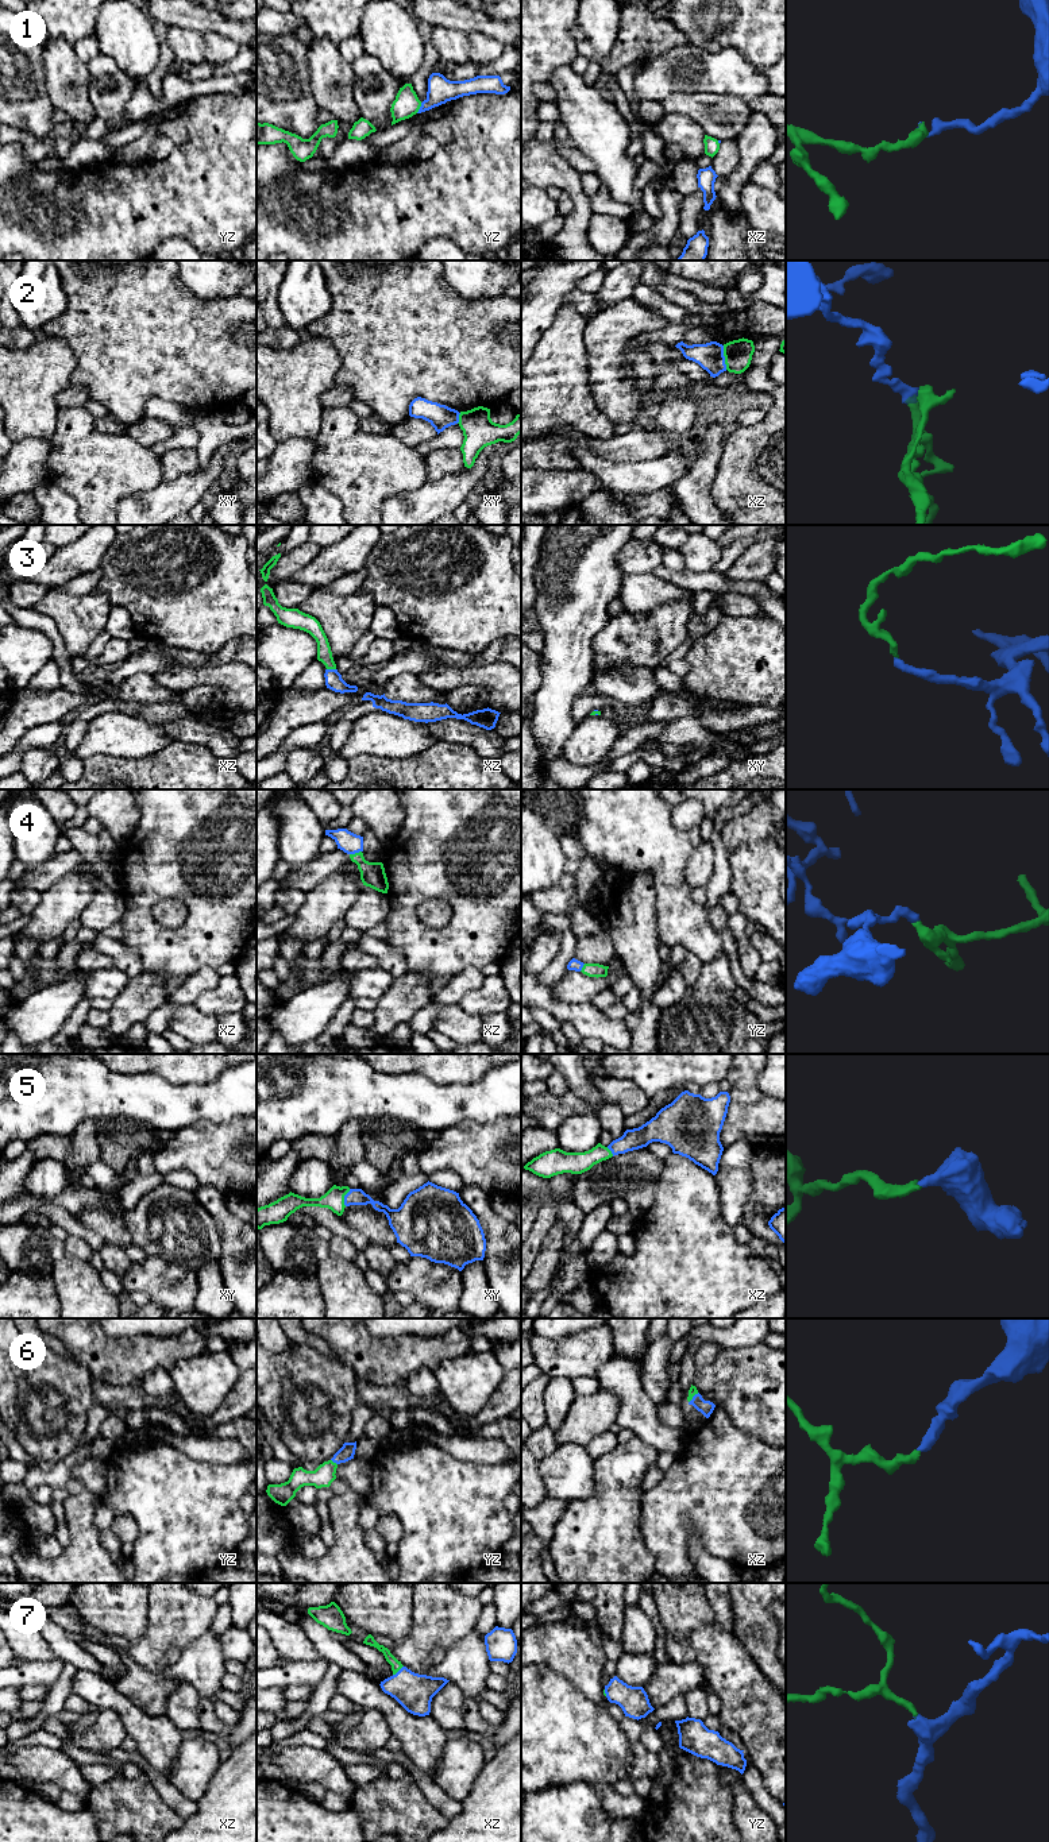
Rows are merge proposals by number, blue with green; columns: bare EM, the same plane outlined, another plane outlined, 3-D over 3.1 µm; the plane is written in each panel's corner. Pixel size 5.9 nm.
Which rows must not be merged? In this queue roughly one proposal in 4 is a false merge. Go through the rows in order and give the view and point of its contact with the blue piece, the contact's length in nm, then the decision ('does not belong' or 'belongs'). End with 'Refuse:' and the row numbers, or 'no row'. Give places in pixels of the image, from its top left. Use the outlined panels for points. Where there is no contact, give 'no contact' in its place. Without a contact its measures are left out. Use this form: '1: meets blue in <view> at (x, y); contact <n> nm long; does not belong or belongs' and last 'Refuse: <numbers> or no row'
1: meets blue in yz at (420, 108); contact 70 nm long; belongs
2: meets blue in xz at (724, 358); contact 150 nm long; does not belong
3: meets blue in xz at (331, 670); contact 60 nm long; belongs
4: meets blue in xz at (355, 852); contact 80 nm long; belongs
5: meets blue in xy at (344, 1197); contact 110 nm long; belongs
6: meets blue in yz at (334, 1462); contact 50 nm long; belongs
7: meets blue in xz at (398, 1671); contact 90 nm long; belongs
Refuse: 2

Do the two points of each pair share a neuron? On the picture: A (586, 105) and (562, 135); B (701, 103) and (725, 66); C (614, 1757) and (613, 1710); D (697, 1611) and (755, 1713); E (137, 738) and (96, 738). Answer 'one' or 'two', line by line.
A: two
B: two
C: two
D: one
E: one

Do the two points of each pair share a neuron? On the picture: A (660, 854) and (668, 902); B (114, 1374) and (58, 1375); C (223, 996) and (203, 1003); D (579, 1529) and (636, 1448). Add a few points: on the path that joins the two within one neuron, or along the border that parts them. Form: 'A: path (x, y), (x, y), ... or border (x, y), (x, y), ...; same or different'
A: path (667, 867), (668, 889); same
B: border (70, 1356), (80, 1362), (93, 1378); different
C: path (218, 1001), (208, 1003); same
D: path (600, 1509), (616, 1493), (616, 1481), (623, 1468); same

